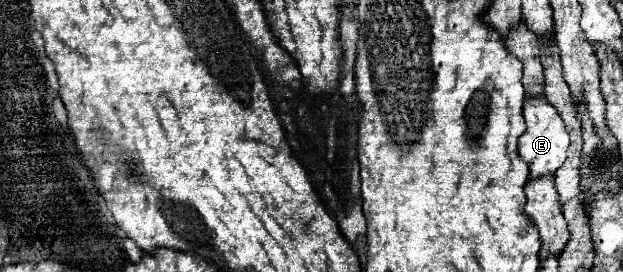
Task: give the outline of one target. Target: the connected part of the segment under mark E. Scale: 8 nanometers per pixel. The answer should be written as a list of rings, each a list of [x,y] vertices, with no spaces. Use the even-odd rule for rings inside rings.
[[[527,98],[523,104],[523,118],[527,124],[527,130],[519,138],[519,156],[529,166],[529,178],[539,180],[543,176],[553,176],[567,158],[567,146],[569,146],[569,134],[565,132],[565,124],[557,110],[541,98]]]

